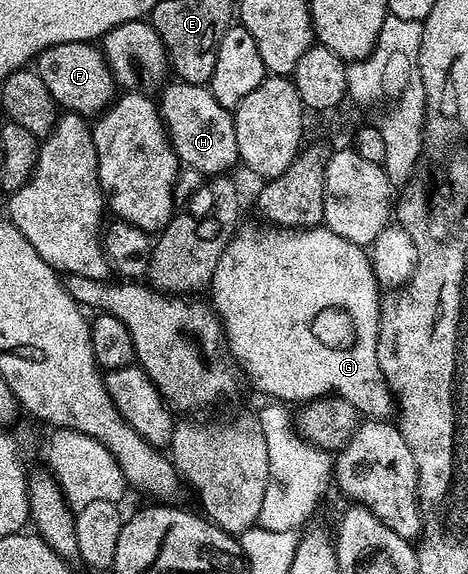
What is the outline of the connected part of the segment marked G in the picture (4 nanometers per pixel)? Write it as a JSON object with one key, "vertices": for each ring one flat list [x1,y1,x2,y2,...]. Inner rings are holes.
{"vertices":[[309,227,307,229,268,229,272,231,244,231,237,230,229,239,218,267,214,269,214,275,210,284,210,302,212,310,220,316,220,326,224,328,226,350,232,356,237,368,248,374,248,379,264,395,269,395,272,401,283,401,285,404,303,405,309,399,327,397,331,394,340,395,361,416,368,419,387,420,394,411,394,394,389,386,387,377,378,363,378,337,380,327,380,310,382,287,372,271,372,261,369,252,363,247,346,241,346,237,338,237,338,233,329,231,327,227]]}

